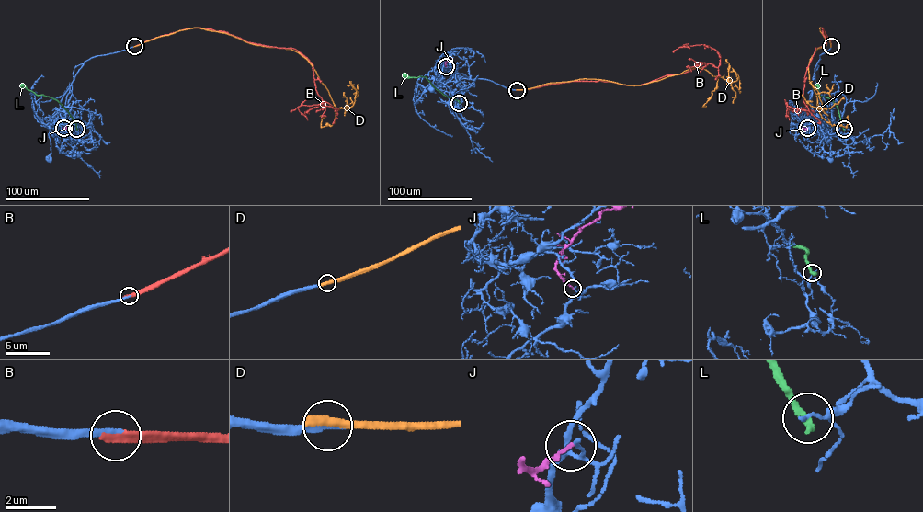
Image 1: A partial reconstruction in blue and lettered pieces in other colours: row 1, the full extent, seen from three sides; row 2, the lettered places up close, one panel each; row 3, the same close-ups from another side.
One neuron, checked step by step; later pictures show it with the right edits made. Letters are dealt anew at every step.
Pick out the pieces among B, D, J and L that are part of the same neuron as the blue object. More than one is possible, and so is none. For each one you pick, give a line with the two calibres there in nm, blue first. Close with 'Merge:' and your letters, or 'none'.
B: 200 nm thick on the blue side, 400 nm on the other
Merge: B

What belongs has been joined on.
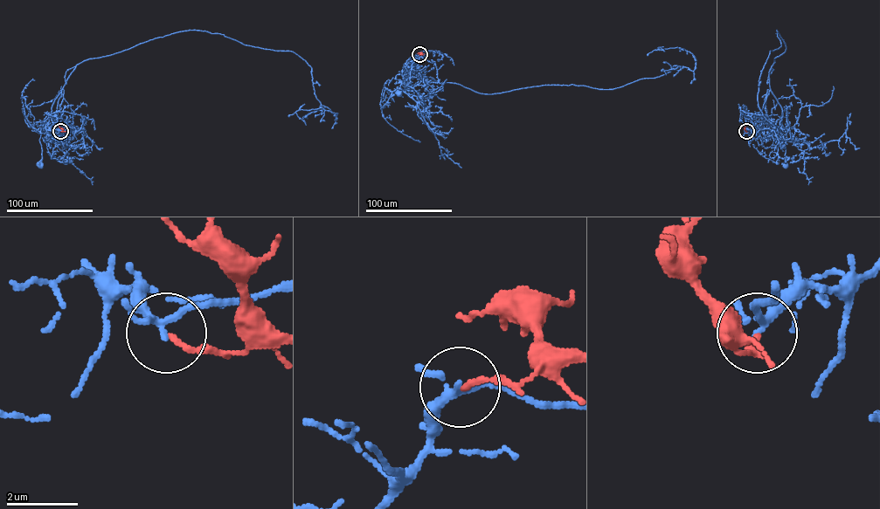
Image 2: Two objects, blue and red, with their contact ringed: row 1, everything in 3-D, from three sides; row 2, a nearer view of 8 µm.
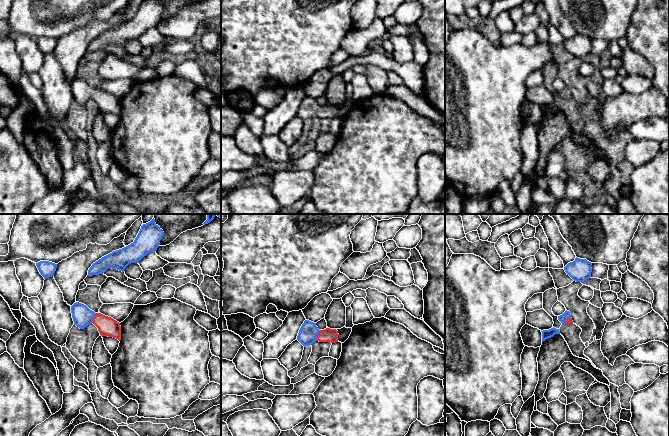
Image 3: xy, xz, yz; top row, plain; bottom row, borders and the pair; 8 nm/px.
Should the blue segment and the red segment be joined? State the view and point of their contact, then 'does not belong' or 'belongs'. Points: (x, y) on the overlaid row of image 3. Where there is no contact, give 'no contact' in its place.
xz (317, 335) | belongs

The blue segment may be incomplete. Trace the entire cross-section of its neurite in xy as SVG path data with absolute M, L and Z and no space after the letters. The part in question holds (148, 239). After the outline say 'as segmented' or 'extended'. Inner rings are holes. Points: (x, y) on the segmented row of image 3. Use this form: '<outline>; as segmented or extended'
M153 218L150 222L141 226L133 243L113 251L93 263L87 276L103 274L109 268L124 272L129 264L139 263L148 253L155 252L163 236L163 230L155 223Z; as segmented

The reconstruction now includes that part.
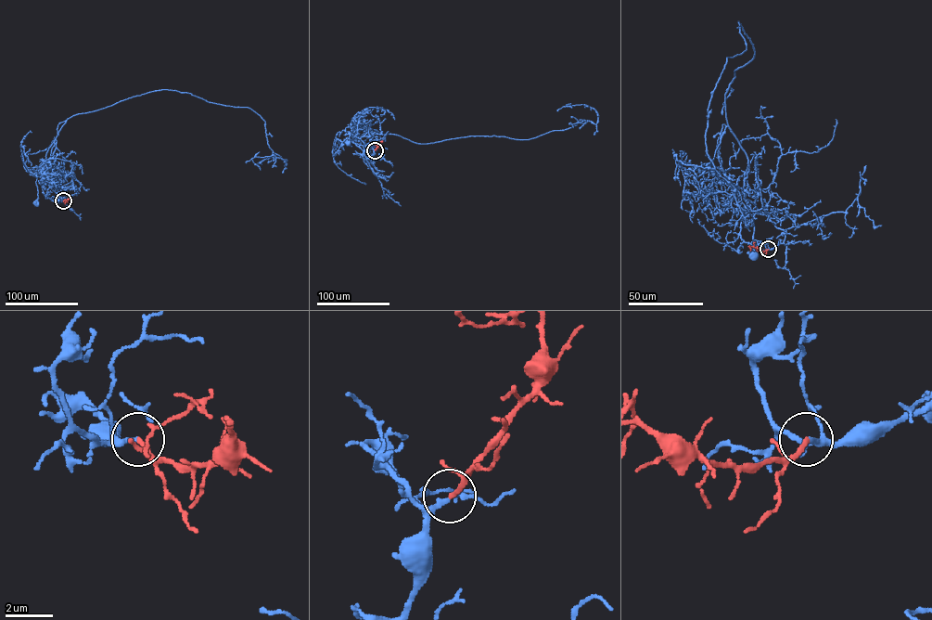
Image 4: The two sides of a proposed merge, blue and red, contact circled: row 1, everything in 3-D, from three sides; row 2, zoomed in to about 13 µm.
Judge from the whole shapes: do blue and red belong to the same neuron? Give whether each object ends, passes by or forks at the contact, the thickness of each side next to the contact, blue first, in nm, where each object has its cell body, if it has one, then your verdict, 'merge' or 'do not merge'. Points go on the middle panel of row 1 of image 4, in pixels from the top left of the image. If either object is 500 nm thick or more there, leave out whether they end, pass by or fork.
blue ends | red ends | 240/200 nm | blue (348, 143) | red none | merge

